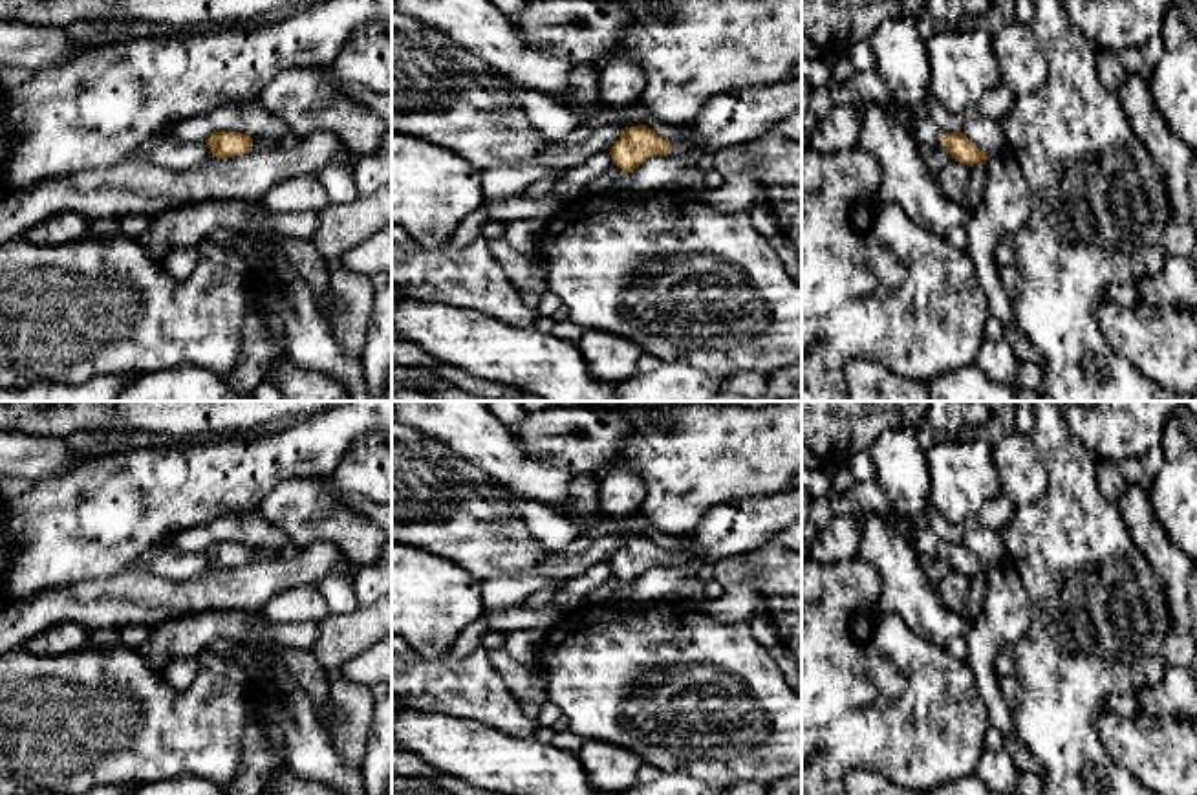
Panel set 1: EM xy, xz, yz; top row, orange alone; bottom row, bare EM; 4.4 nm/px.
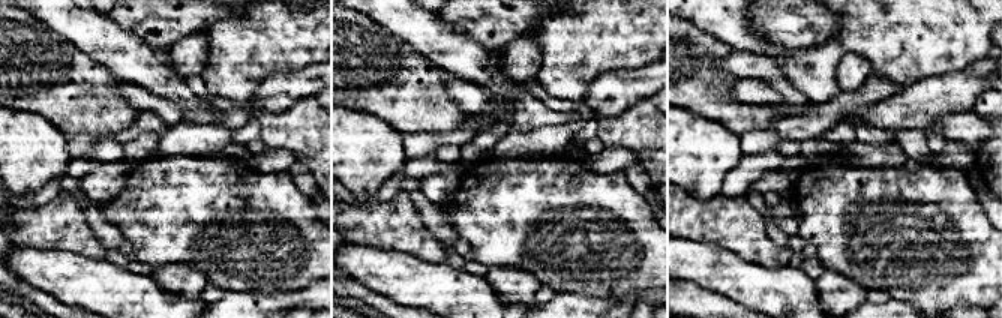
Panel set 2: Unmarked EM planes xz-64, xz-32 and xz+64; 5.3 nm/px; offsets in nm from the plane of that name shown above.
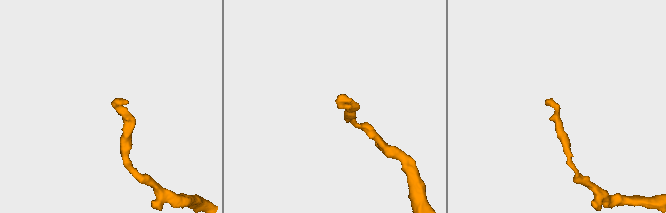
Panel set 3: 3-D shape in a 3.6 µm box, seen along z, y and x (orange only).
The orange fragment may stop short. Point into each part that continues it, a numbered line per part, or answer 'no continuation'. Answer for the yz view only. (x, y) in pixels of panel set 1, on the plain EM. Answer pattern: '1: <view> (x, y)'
1: yz (899, 460)

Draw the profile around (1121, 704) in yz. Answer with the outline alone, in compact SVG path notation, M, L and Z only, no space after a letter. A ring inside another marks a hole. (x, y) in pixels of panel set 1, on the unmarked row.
M1111 694L1107 698L1107 711L1129 718L1142 716L1142 709L1138 702L1133 698L1133 694Z

